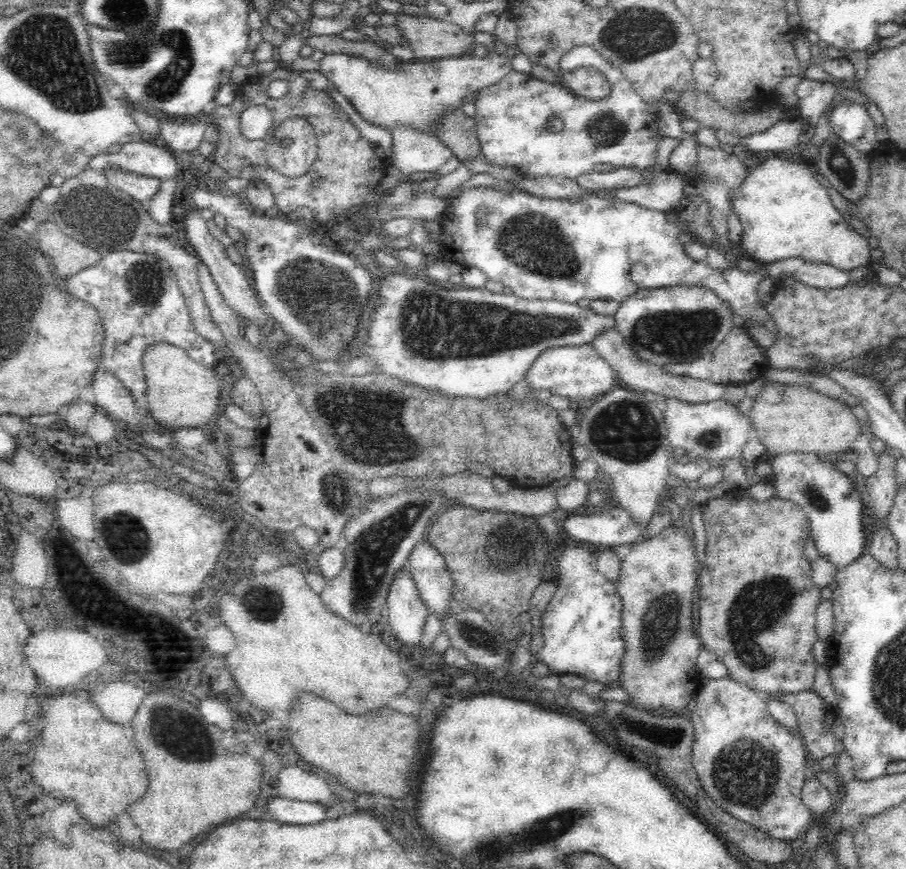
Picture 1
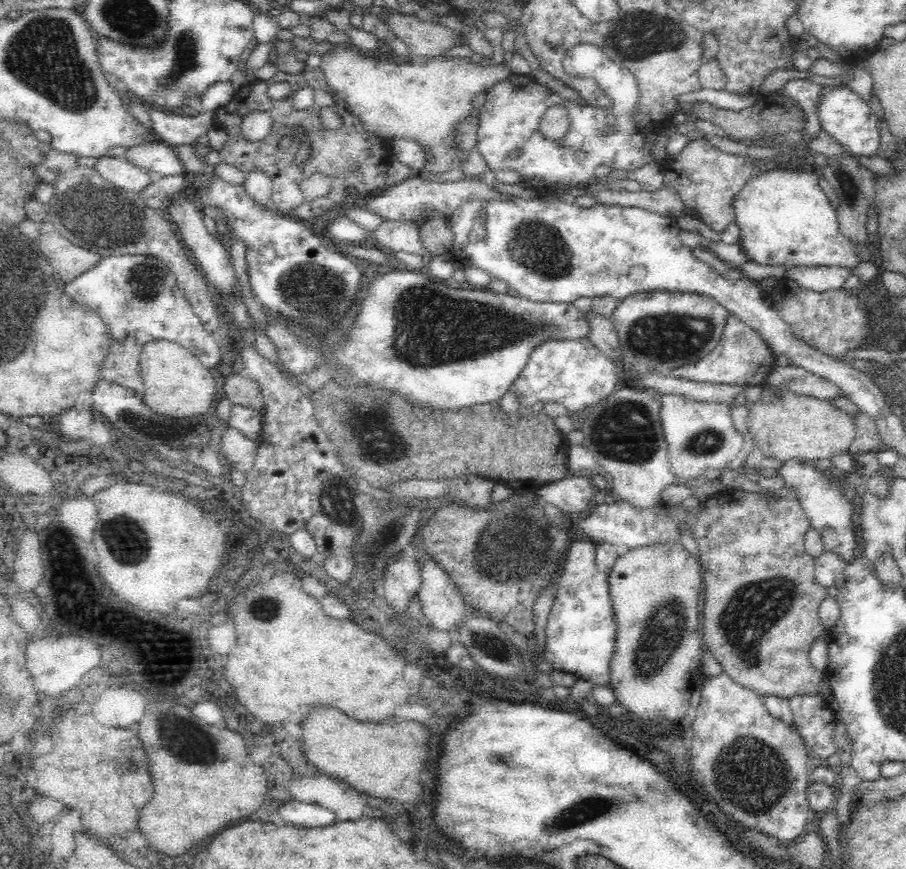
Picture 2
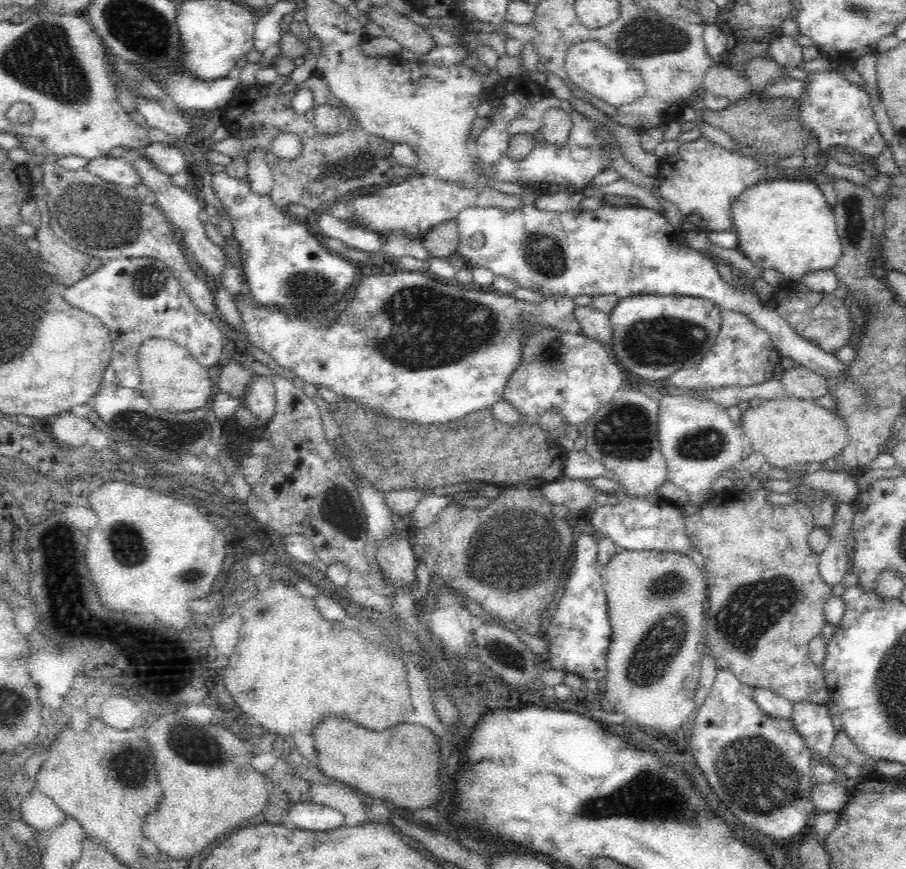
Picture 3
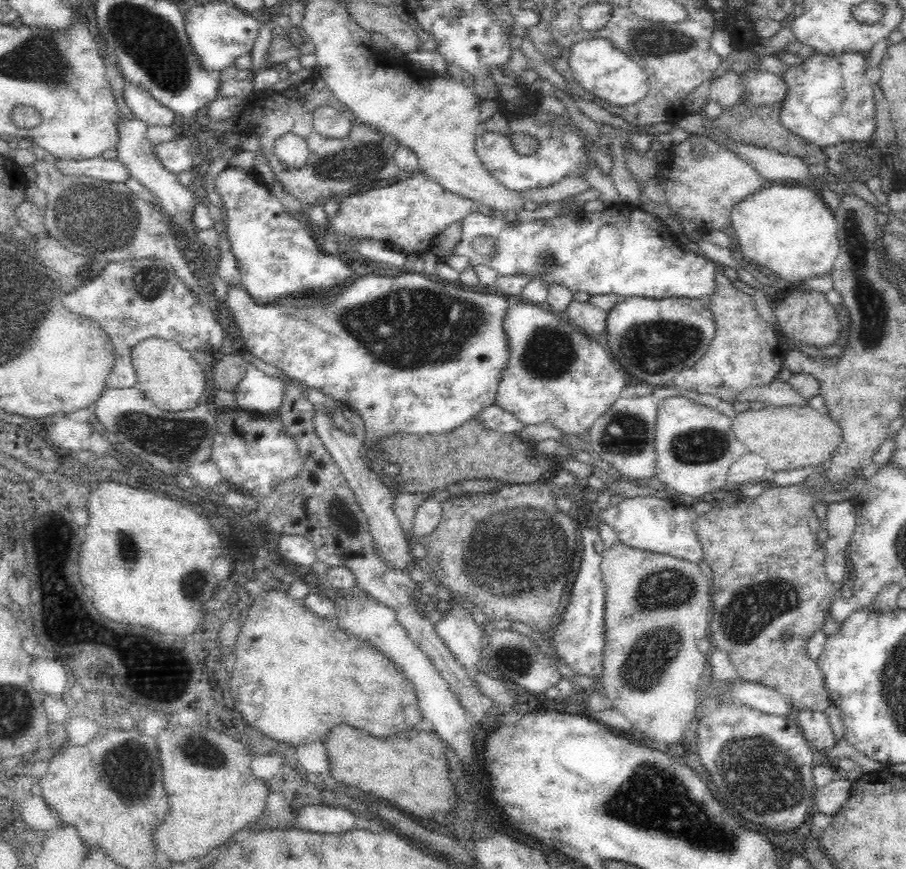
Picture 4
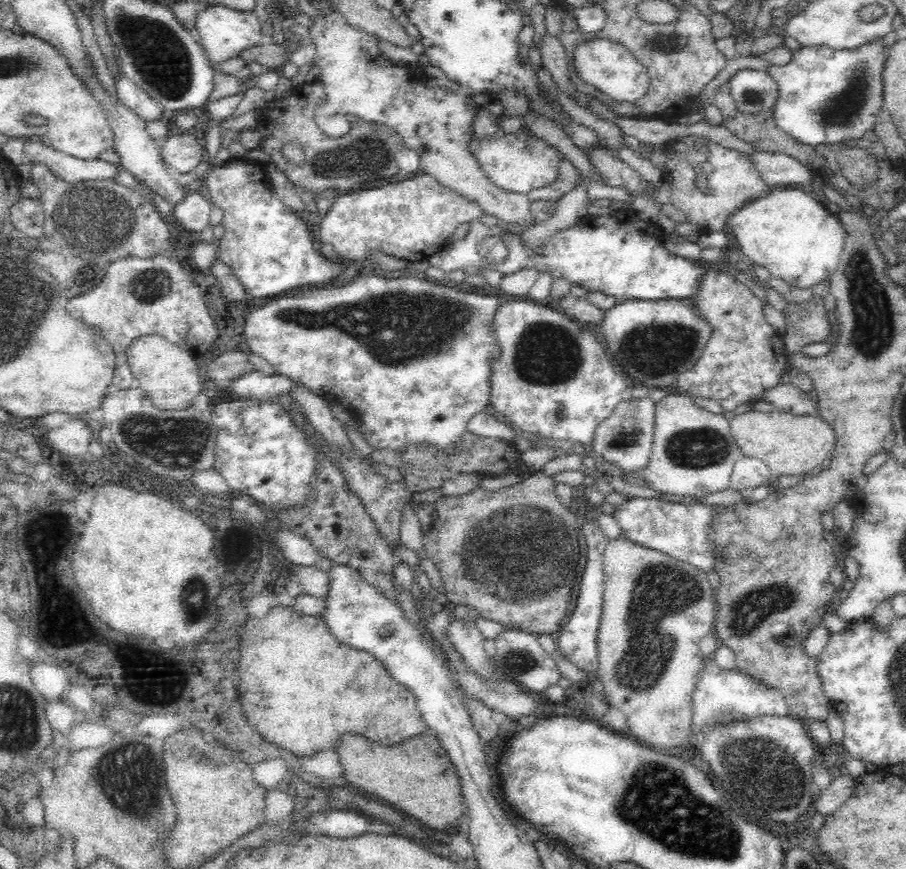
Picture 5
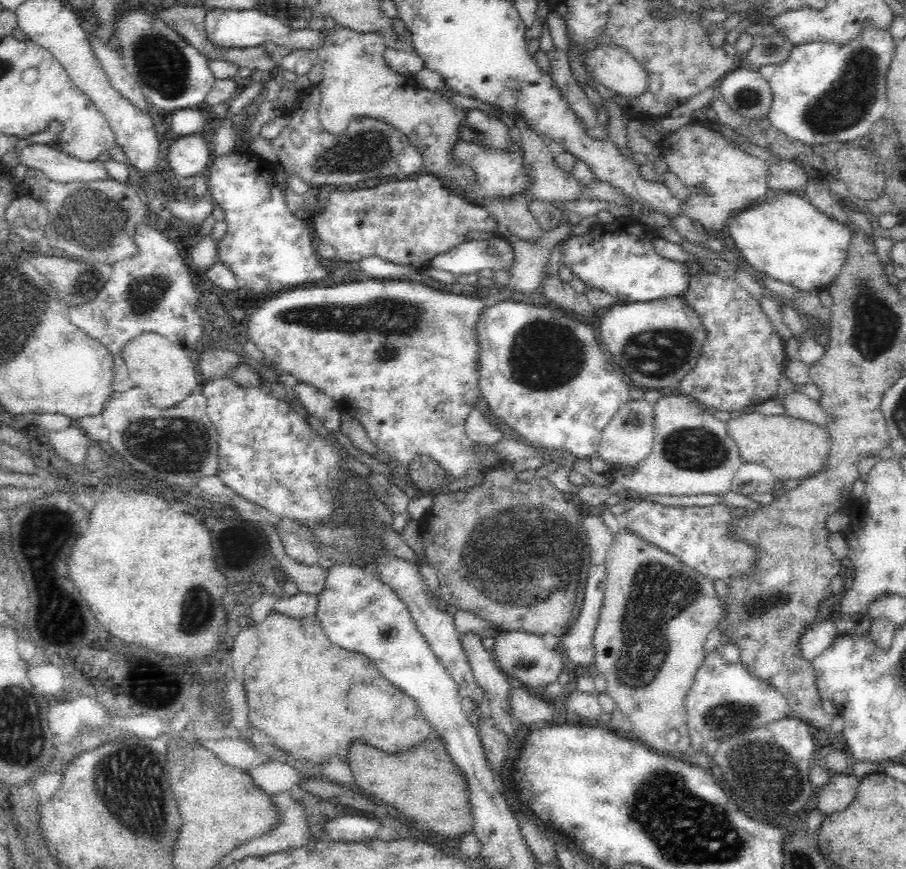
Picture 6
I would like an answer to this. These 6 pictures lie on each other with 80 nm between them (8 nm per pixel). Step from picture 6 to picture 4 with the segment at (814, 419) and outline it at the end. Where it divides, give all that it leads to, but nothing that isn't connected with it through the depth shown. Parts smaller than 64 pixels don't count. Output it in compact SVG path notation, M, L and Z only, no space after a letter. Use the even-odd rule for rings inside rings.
M784 376L773 380L770 384L746 389L737 394L738 401L760 401L774 407L803 407L810 398L800 396L788 383Z

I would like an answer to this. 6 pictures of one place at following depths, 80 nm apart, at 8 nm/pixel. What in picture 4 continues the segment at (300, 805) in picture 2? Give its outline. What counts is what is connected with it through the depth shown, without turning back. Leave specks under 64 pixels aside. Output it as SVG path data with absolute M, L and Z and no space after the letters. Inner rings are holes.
M305 806L297 812L295 819L298 829L322 834L340 834L357 828L354 812L344 806Z

